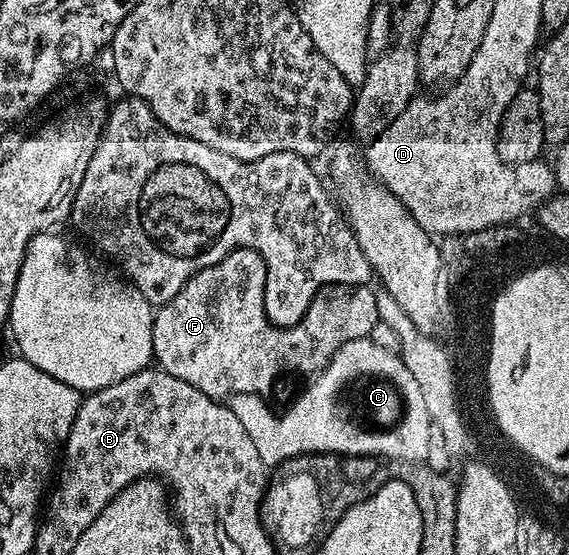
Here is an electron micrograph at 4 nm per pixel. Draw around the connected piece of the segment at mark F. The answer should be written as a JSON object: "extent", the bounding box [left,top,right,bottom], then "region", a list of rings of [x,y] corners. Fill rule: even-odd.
{"extent":[152,249,379,399],"region":[[[237,249],[229,253],[220,263],[212,263],[212,267],[192,275],[192,279],[188,279],[184,283],[184,287],[180,287],[177,295],[168,304],[161,306],[155,312],[154,326],[152,327],[152,347],[154,348],[153,360],[156,362],[157,368],[164,370],[168,375],[176,375],[176,379],[184,379],[184,383],[192,383],[192,387],[204,391],[204,395],[215,399],[229,399],[235,393],[266,395],[266,392],[273,387],[274,380],[281,373],[310,373],[309,375],[317,375],[329,363],[332,355],[341,345],[348,343],[352,339],[369,337],[370,332],[373,330],[373,325],[379,321],[376,309],[376,295],[370,285],[328,285],[326,288],[321,289],[312,299],[312,303],[308,307],[304,319],[300,319],[300,323],[296,323],[290,329],[279,329],[271,325],[264,316],[264,285],[260,280],[259,269],[260,258],[258,254],[251,249]]]}

